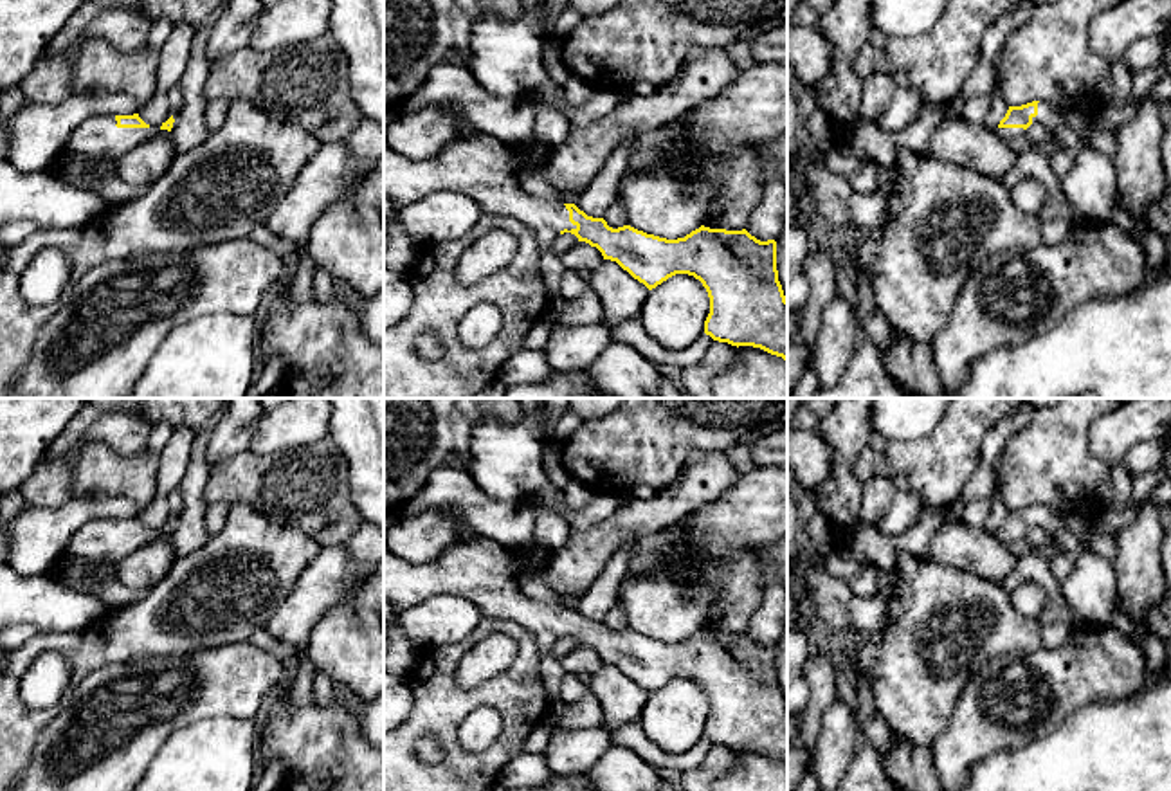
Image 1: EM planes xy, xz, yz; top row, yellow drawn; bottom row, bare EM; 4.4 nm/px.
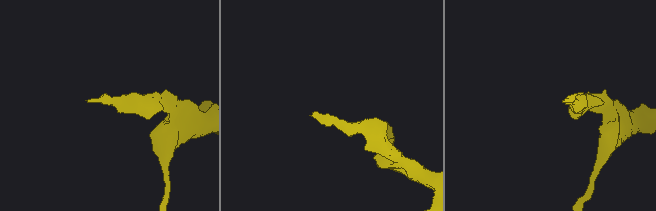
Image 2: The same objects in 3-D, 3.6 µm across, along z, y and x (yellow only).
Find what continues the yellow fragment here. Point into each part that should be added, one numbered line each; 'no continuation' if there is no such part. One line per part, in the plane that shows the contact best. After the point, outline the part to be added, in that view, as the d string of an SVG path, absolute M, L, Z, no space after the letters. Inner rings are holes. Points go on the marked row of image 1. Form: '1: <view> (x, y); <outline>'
1: xz (480, 166); M474 133L443 146L432 159L411 160L384 144L384 195L395 211L436 191L450 189L476 200L486 214L517 218L539 240L540 272L548 297L544 321L557 324L564 299L560 279L567 270L553 250L557 236L576 229L564 204L524 193L515 171L517 144Z

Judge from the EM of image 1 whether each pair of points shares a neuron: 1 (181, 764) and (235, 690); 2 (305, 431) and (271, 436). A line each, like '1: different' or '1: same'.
1: different
2: same

